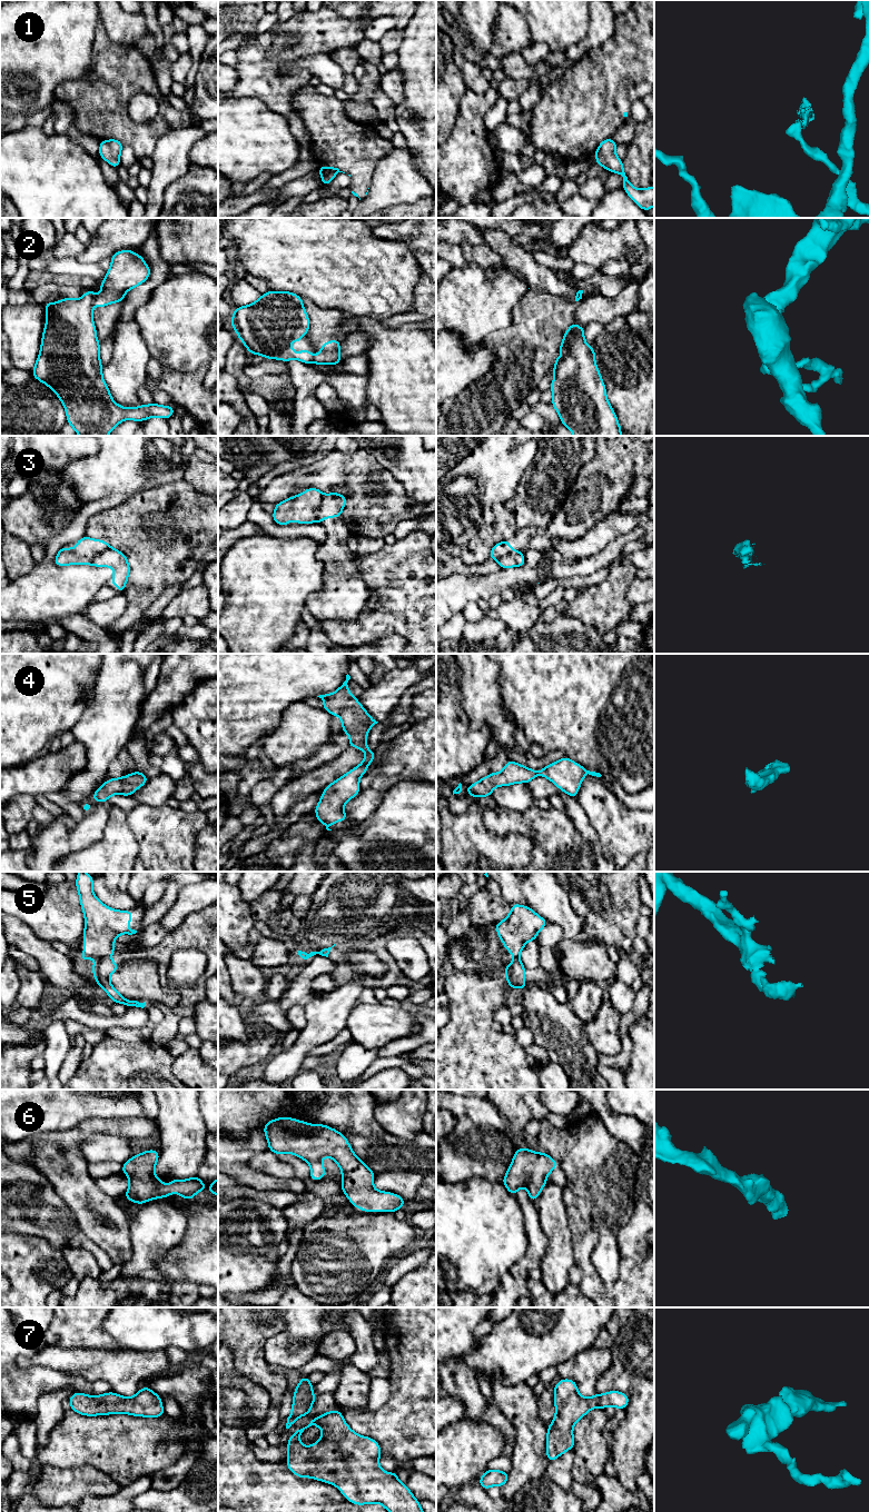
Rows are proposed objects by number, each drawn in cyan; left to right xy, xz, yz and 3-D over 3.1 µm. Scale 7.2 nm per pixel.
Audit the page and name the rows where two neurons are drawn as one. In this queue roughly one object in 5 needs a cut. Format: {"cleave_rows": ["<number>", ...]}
{"cleave_rows": ["1", "2", "3", "5"]}

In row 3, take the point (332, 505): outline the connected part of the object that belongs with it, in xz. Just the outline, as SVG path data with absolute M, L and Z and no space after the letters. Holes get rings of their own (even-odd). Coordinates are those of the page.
M330 493L323 496L322 504L317 510L316 521L322 525L322 520L330 517L340 517L342 510L346 506L346 496L338 493Z

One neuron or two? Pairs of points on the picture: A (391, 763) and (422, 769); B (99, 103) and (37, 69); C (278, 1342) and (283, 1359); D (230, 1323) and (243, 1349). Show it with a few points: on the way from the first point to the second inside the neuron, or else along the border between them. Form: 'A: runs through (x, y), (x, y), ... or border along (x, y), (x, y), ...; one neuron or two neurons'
A: runs through (398, 763), (414, 763); one neuron
B: border along (86, 73), (62, 81), (56, 88), (52, 98); two neurons
C: runs through (278, 1346), (279, 1354); one neuron
D: runs through (237, 1330), (243, 1335), (243, 1342); one neuron

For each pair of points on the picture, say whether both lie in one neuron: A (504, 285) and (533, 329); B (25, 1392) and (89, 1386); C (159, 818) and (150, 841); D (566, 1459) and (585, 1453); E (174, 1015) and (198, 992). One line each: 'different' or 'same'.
A: different
B: same
C: same
D: different
E: same

